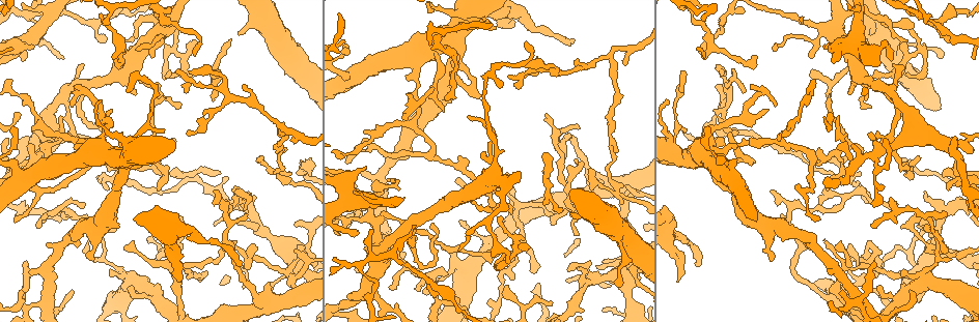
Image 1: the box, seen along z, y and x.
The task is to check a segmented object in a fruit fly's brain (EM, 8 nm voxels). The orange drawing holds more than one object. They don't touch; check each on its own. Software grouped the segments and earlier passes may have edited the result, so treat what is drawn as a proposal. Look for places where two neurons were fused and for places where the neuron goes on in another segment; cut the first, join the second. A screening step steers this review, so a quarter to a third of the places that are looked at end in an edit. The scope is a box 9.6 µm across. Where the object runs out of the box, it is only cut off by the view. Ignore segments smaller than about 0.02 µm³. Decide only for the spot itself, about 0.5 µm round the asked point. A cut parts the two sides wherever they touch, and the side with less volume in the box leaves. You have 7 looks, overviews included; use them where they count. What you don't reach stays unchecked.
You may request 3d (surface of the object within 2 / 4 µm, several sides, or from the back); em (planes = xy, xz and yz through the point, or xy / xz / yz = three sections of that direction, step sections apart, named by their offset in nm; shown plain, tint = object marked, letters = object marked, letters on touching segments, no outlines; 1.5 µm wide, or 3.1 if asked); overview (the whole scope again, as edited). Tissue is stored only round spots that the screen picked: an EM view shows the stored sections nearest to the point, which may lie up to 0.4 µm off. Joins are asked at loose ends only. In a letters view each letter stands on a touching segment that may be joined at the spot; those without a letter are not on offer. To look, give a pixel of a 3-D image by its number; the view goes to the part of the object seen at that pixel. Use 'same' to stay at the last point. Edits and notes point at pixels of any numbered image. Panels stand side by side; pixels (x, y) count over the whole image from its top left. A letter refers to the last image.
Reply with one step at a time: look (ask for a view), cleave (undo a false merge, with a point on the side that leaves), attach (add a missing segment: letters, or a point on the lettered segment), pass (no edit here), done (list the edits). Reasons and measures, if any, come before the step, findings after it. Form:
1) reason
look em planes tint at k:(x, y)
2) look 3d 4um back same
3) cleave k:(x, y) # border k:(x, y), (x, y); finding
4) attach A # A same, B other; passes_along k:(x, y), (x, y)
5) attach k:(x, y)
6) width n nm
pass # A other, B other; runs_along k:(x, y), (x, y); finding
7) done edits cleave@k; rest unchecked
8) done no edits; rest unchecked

free end
look em yz step 8 letters at 1:(542, 173)

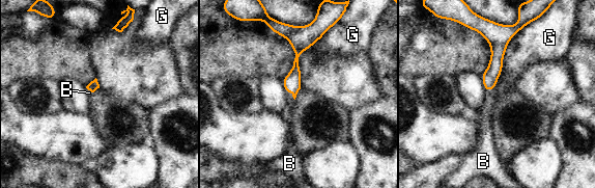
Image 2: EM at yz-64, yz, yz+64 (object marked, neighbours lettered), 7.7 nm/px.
attach B # B same, G other; passes_along 2:(291, 83), (291, 92), (286, 114); the neuron continues

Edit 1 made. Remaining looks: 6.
look overview

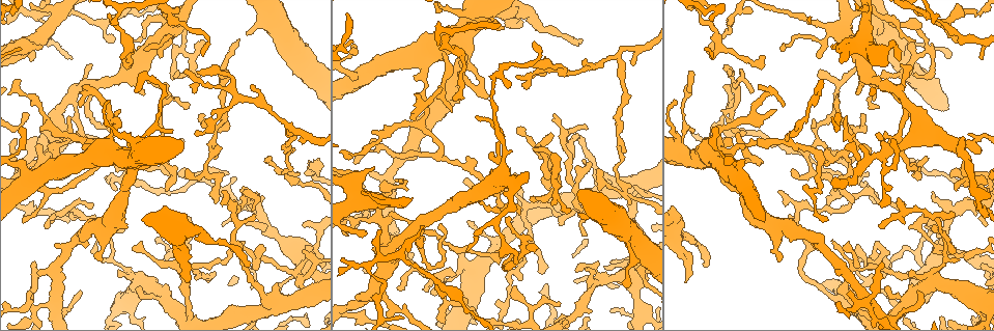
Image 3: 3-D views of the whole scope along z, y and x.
sharp bend
look 3d 2um at 3:(909, 247)

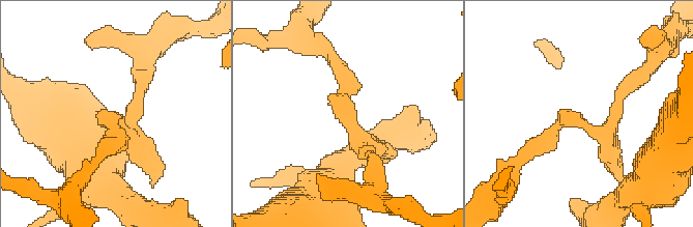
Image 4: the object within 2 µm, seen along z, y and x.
arms 3
look em planes letters at 4:(580, 119)

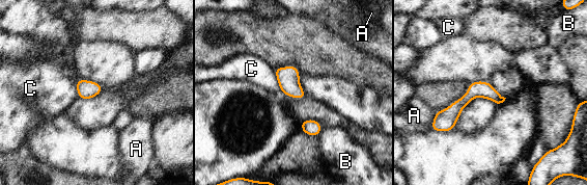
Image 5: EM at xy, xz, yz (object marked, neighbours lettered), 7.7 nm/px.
width 130 nm
pass # A other, B other, C other; continuous, no second neuron

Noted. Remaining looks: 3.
branch point
look em xy step 4 tint at 3:(626, 192)

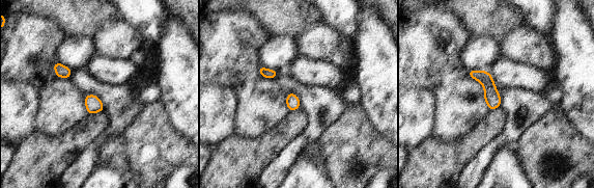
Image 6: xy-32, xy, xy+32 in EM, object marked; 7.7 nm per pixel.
look em planes letters same

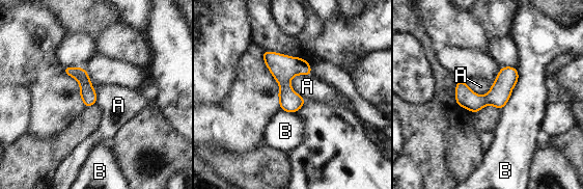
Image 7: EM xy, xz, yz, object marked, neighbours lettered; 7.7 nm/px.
longest_contact B 360 nm
pass # A other, B other; runs_along 7:(516, 73), (490, 99), (457, 84); all the same neuron

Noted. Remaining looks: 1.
done edits attach@2; rest unchecked

